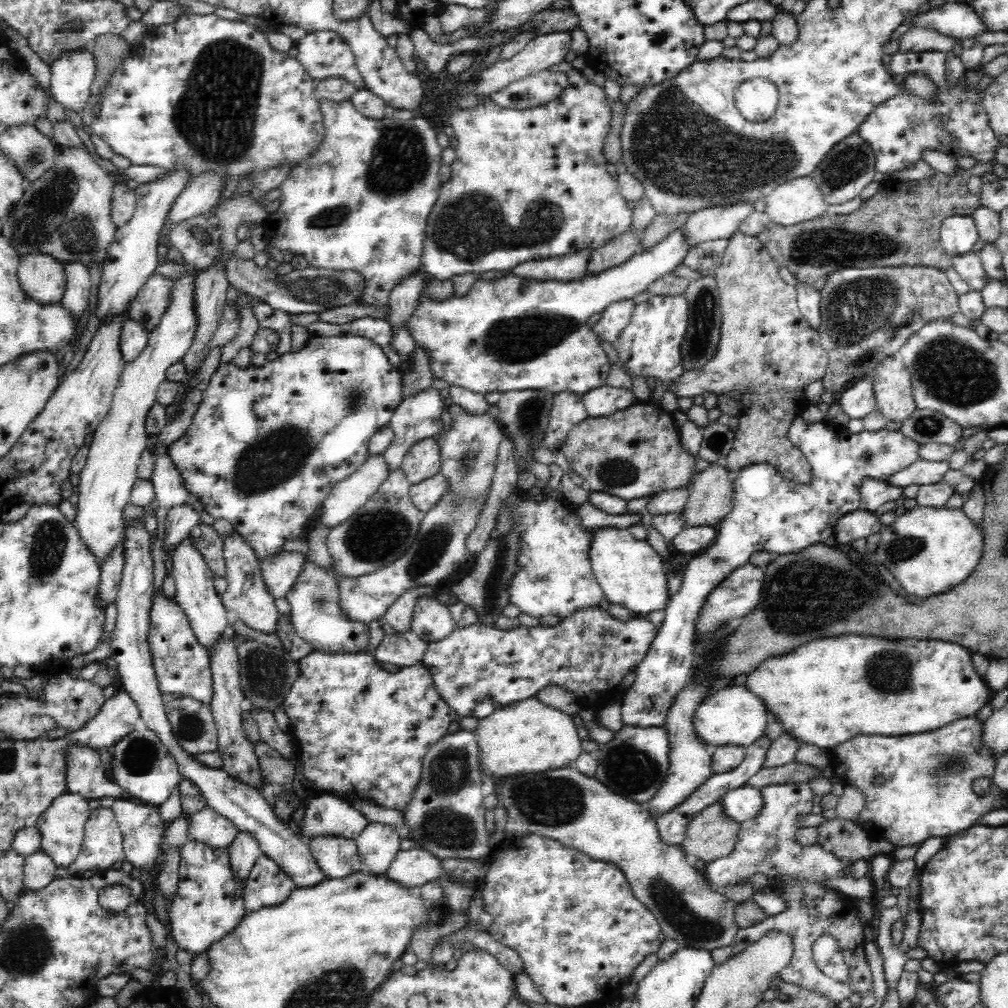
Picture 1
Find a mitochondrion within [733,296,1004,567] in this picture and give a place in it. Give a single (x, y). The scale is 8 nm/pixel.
(951, 370)

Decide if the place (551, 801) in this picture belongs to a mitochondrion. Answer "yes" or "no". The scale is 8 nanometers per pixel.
yes

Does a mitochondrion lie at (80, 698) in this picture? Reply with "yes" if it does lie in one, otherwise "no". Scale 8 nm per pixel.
no

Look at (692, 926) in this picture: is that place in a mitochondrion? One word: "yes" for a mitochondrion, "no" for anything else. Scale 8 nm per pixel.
yes

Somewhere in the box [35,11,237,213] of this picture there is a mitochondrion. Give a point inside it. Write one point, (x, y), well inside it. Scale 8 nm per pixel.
(69, 33)

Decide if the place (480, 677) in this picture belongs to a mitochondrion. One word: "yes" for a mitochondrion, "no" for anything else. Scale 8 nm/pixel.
no

